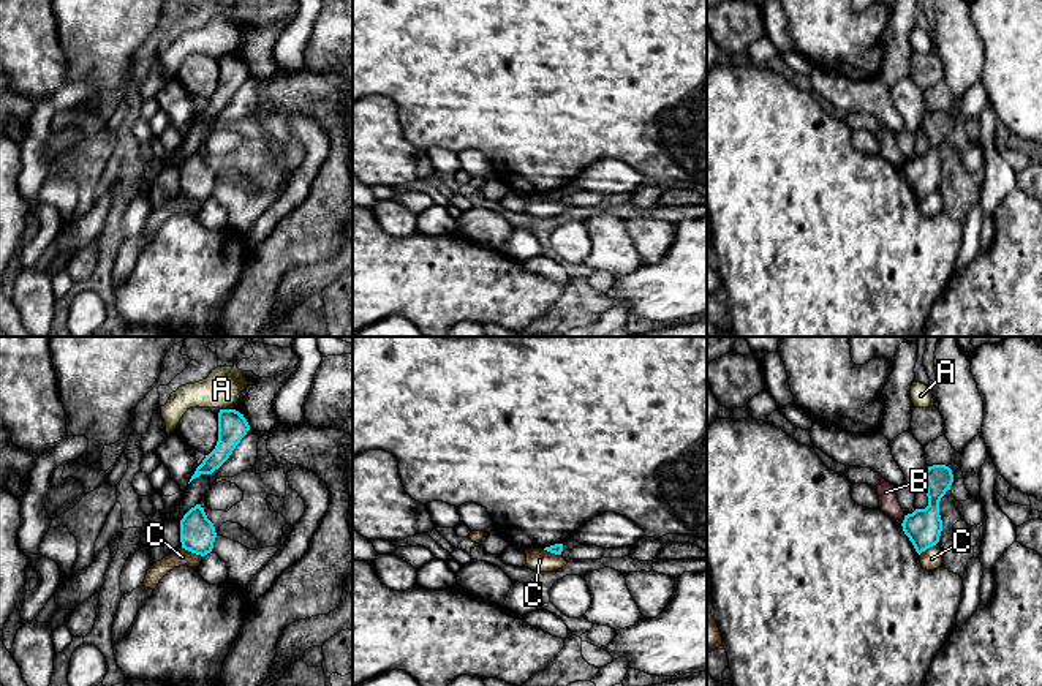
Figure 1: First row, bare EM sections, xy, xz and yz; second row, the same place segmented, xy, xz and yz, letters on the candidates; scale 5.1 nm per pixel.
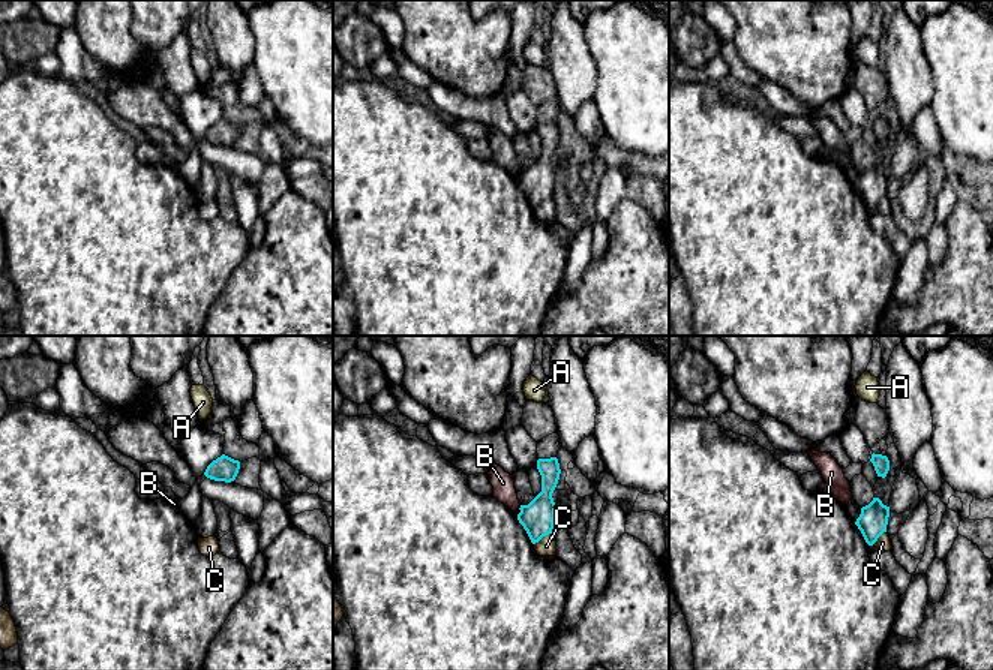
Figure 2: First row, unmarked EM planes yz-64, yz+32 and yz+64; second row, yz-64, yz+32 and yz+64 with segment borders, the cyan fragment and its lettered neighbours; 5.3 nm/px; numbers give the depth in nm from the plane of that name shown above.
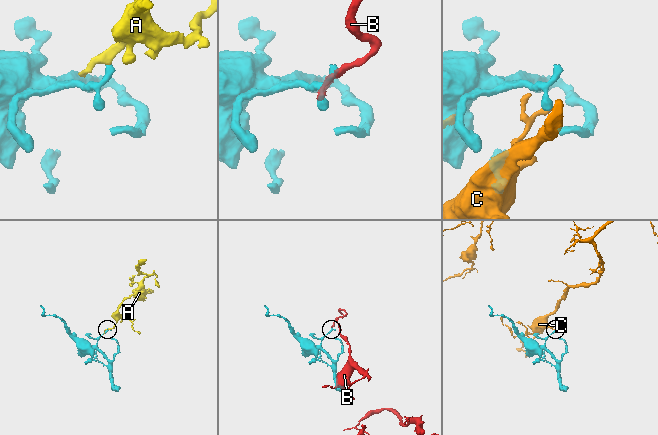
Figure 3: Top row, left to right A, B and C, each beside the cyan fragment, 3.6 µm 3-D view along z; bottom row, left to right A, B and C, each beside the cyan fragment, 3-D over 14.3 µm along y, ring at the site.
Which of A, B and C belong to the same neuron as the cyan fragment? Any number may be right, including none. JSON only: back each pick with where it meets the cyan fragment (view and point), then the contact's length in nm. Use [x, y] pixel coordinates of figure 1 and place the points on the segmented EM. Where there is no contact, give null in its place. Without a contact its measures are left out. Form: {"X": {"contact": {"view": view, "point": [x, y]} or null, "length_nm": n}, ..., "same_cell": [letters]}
{"same_cell": []}

